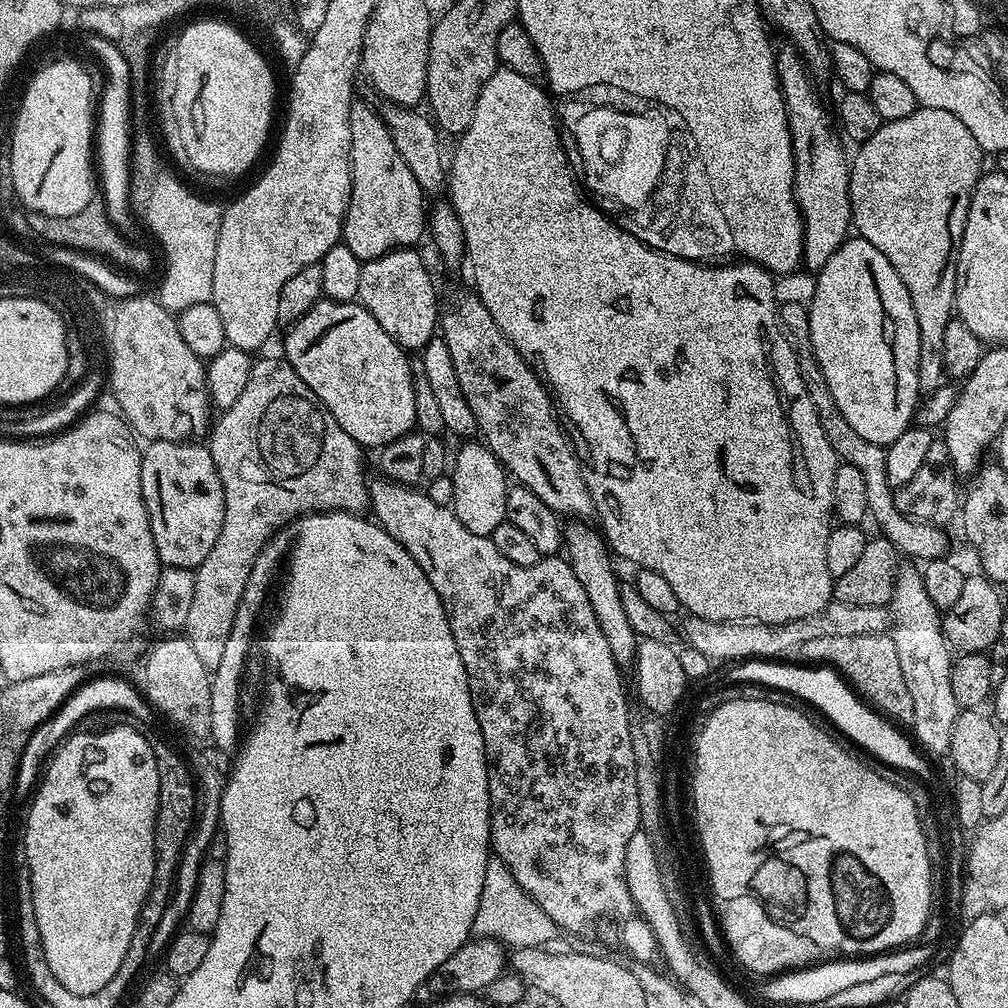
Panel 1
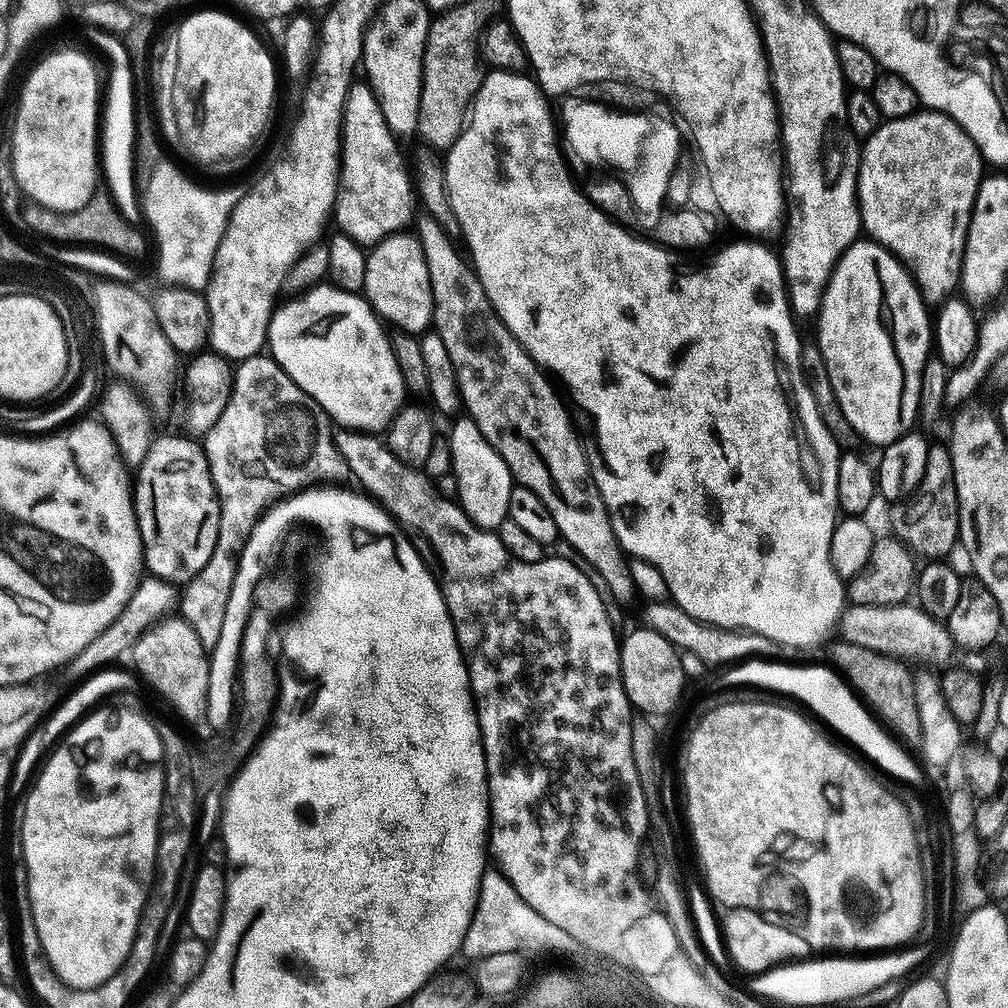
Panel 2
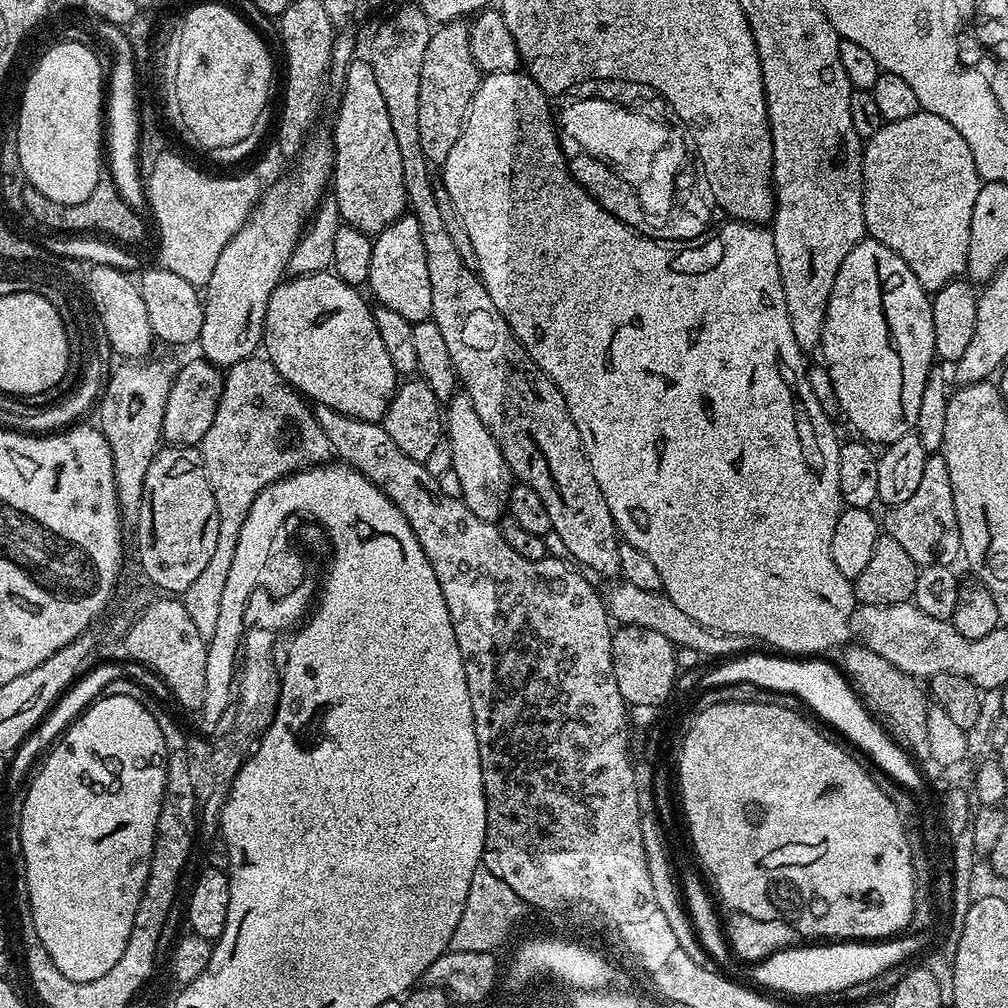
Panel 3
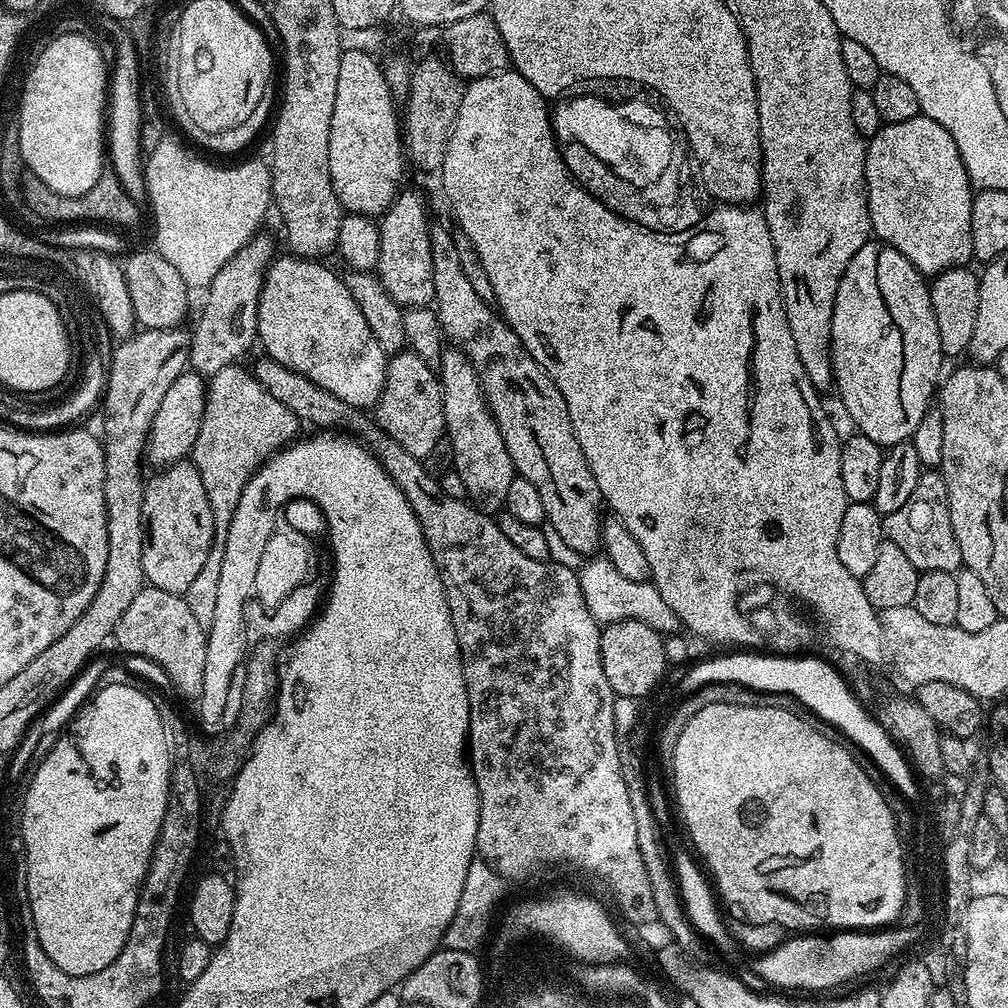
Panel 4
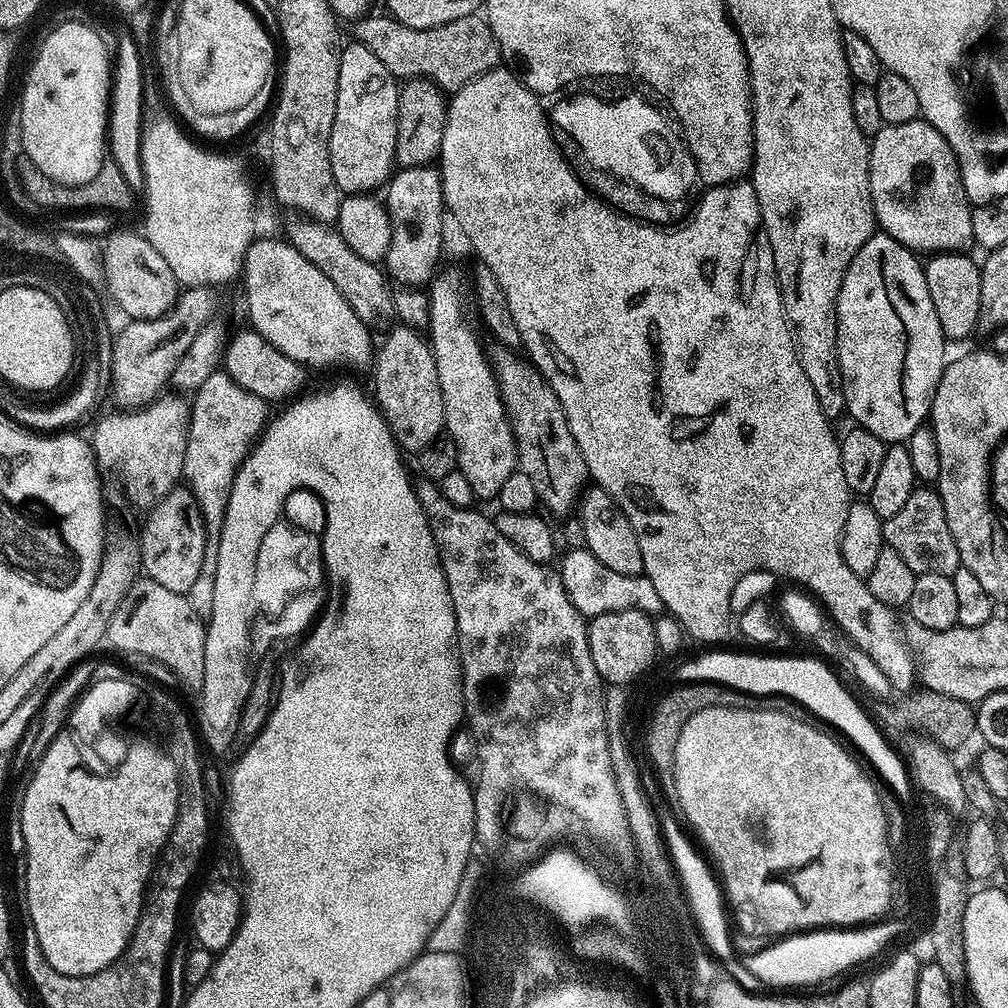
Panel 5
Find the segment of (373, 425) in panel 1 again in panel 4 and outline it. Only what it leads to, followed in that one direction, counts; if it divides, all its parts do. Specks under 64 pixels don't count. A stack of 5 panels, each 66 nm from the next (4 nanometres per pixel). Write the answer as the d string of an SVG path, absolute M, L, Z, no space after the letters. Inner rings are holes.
M291 254L283 255L277 255L272 263L269 264L268 271L264 273L264 285L260 291L260 301L258 302L258 326L256 327L259 347L262 346L268 351L265 352L267 359L276 360L282 366L286 366L290 370L302 374L310 382L314 382L322 390L334 394L334 398L346 402L350 407L361 410L375 409L386 382L389 357L385 356L382 346L378 346L378 338L374 338L374 334L370 334L370 326L366 326L366 318L362 318L362 310L358 310L358 302L354 302L354 298L350 298L350 290L345 286L343 279L339 275L335 276L324 265L324 262L302 260L300 257Z

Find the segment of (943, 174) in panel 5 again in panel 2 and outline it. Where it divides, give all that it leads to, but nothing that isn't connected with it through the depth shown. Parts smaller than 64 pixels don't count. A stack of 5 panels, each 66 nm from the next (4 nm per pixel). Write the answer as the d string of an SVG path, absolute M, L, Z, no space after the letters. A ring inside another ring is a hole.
M917 110L913 116L884 120L879 130L863 141L856 179L863 231L908 269L921 298L929 306L943 304L955 293L952 291L957 291L972 207L985 172L985 161L970 134L941 112Z

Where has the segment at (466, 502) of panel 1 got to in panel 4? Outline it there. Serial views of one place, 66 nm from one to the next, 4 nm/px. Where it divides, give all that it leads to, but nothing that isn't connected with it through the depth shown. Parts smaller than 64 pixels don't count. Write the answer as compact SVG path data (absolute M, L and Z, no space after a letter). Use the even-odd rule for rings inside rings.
M448 346L440 358L438 375L444 395L446 439L454 446L452 467L462 478L468 491L468 500L485 514L496 514L504 508L506 493L514 475L506 442L494 422L492 411L484 397L474 366L455 346Z

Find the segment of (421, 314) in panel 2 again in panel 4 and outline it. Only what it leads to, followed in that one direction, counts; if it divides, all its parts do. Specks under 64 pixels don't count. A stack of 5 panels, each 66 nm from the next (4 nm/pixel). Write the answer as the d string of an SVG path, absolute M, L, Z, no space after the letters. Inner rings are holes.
M401 190L379 221L380 245L374 269L382 286L401 308L422 308L435 301L434 262L430 258L432 224L428 220L428 204L416 192Z

